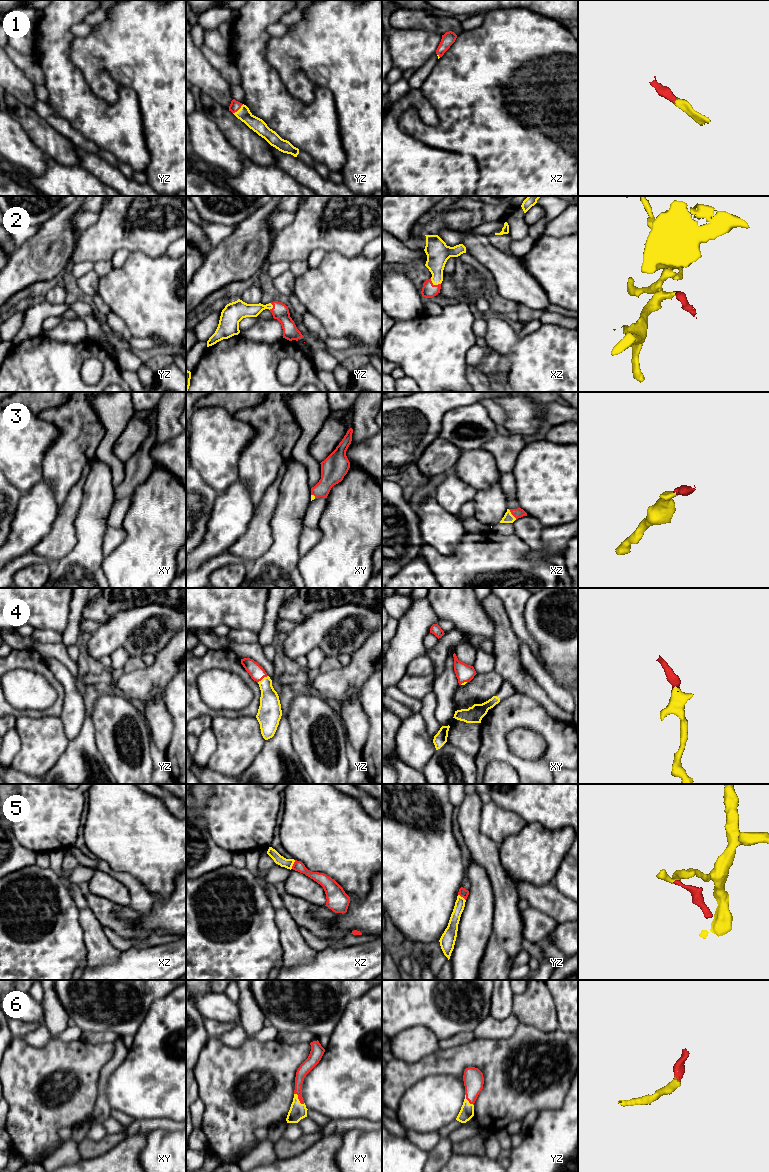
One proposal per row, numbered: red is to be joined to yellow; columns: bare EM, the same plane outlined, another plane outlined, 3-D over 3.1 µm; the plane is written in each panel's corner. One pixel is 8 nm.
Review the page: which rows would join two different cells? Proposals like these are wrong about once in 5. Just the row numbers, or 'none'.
5

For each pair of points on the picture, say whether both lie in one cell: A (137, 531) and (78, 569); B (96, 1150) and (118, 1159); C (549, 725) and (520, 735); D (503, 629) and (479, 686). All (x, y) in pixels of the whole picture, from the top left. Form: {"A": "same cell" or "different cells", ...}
{"A": "different cells", "B": "different cells", "C": "different cells", "D": "different cells"}

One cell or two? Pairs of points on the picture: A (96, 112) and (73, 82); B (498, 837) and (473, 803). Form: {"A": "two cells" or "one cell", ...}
{"A": "one cell", "B": "two cells"}

